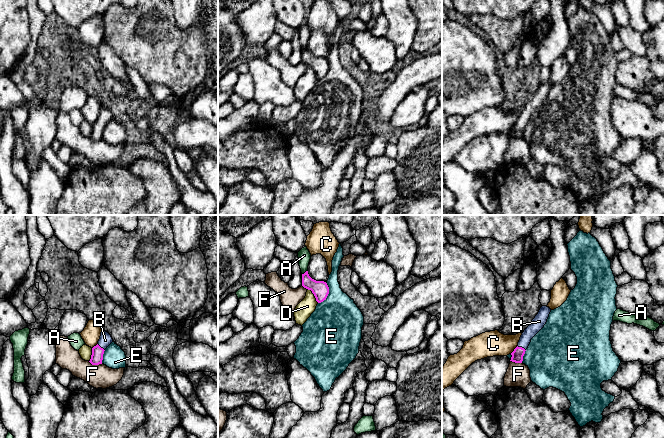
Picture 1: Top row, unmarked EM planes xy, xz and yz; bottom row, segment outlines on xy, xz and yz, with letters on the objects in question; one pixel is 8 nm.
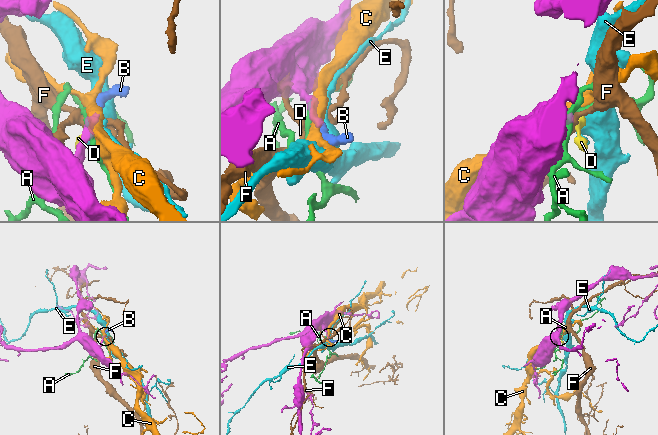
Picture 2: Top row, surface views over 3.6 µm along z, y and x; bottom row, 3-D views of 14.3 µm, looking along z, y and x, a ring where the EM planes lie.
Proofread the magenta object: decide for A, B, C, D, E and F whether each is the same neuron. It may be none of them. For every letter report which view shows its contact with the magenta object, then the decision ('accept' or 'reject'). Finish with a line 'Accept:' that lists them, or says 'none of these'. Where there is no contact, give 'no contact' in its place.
A: xz | reject
B: yz | accept
C: yz | reject
D: xz | reject
E: xz | reject
F: xy | reject
Accept: B

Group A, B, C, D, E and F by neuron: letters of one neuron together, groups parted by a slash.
A / B / C / D E / F

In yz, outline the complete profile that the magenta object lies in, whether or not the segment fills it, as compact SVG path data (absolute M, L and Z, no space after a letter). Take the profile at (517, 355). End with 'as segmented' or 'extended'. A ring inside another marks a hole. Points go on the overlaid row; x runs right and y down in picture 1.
M542 306L540 308L538 314L532 320L531 324L522 333L517 347L511 353L512 357L510 361L522 363L523 356L531 342L531 339L544 327L550 312L551 309L547 306Z | extended

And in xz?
M308 271L302 274L302 286L312 291L318 303L326 300L329 294L329 287L327 283L324 281L316 281L312 279L309 276Z | as segmented

